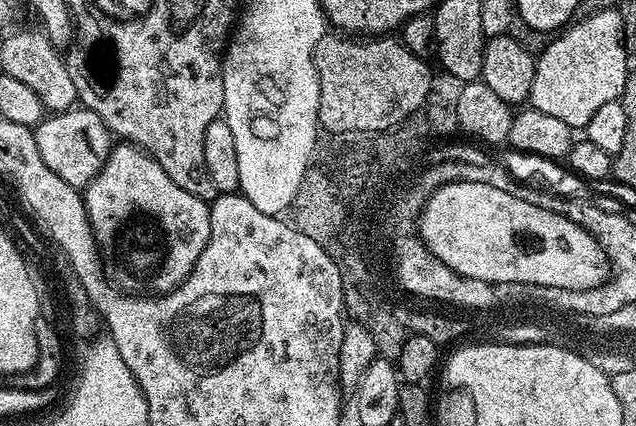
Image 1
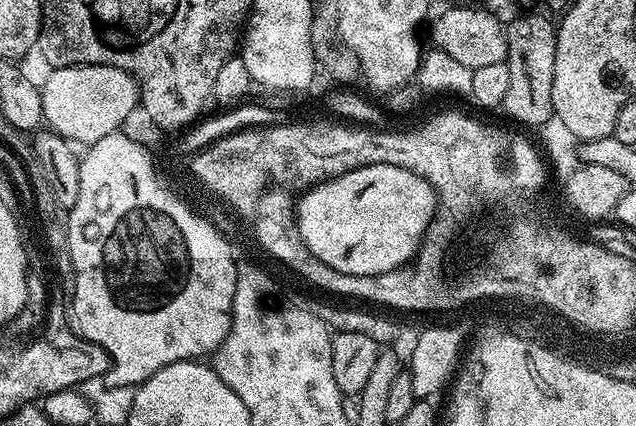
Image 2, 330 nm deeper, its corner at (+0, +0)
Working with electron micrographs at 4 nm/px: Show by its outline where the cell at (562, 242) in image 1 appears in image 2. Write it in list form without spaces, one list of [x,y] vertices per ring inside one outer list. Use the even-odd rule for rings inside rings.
[[[371,164],[313,184],[295,201],[296,224],[309,251],[345,275],[380,275],[407,265],[421,251],[424,232],[435,218],[438,193],[432,183],[402,166]]]

